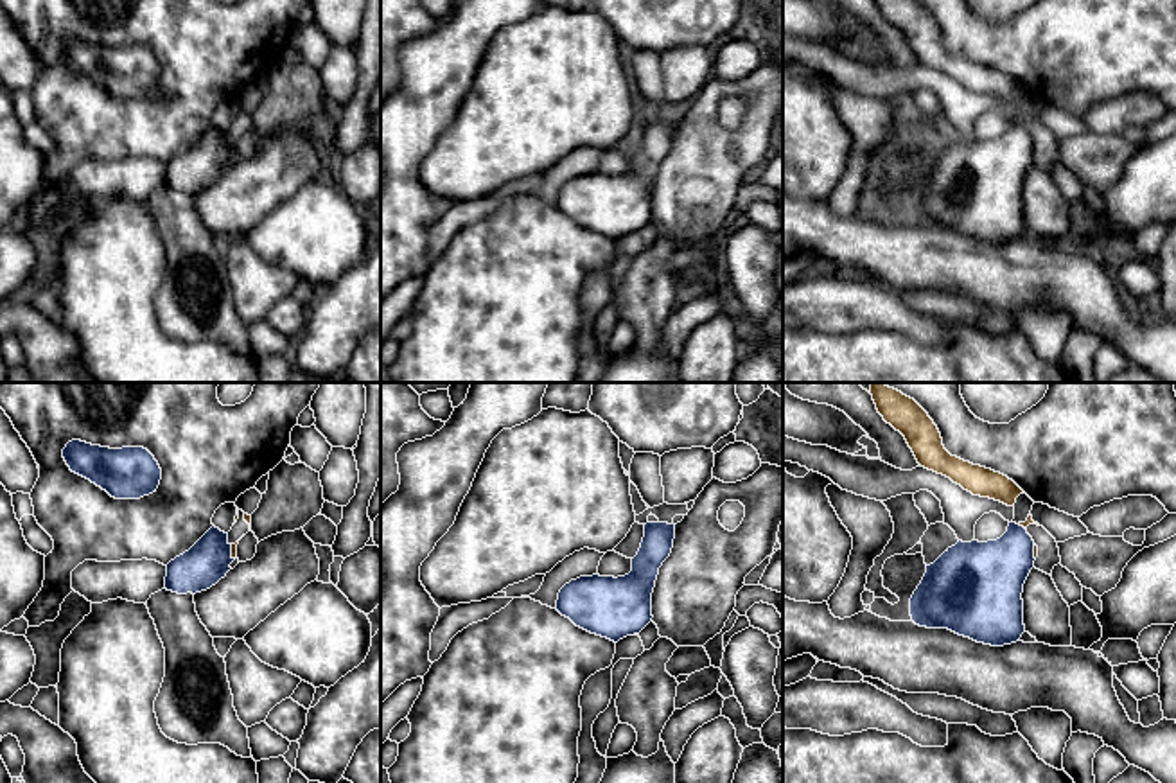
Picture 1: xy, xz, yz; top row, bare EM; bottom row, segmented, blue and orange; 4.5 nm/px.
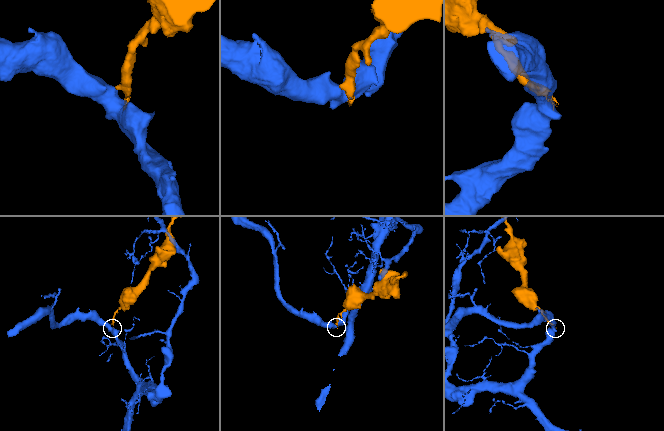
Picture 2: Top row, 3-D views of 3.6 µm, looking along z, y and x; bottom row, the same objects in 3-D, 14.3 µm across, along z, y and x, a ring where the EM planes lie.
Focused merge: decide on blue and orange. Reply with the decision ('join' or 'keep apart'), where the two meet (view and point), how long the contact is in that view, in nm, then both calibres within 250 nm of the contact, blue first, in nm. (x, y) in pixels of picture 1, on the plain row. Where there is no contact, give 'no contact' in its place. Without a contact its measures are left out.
keep apart; contact xy (230, 149); length 70 nm; calibres 200 and 30 nm

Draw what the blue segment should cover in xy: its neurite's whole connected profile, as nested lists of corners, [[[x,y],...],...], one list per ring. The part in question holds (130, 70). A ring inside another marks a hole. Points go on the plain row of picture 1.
[[[72,38],[63,47],[72,70],[90,77],[115,97],[140,97],[156,90],[162,66],[144,45],[110,47]]]

